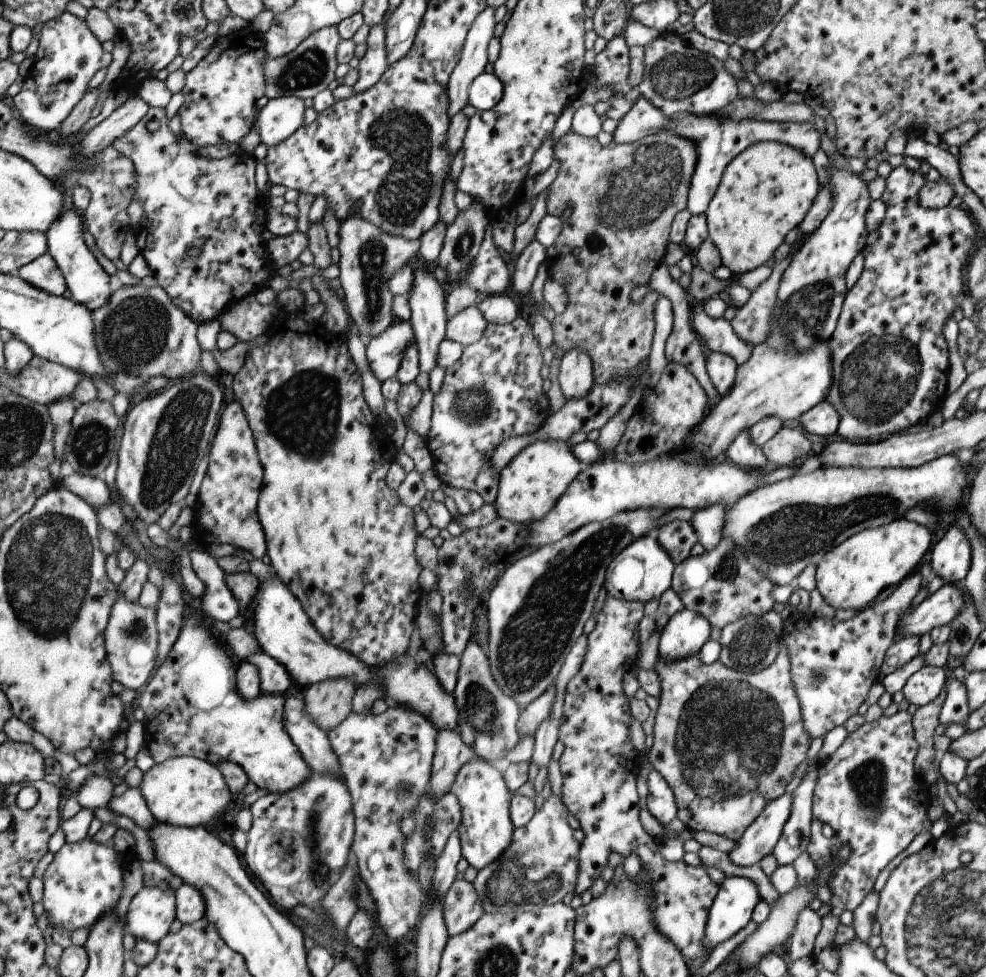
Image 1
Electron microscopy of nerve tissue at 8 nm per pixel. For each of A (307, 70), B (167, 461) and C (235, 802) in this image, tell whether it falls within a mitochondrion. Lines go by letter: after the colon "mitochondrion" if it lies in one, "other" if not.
A: mitochondrion
B: mitochondrion
C: other

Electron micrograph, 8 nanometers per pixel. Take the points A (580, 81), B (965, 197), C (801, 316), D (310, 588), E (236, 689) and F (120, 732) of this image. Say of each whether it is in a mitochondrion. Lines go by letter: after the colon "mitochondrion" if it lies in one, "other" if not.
A: other
B: other
C: mitochondrion
D: other
E: other
F: other

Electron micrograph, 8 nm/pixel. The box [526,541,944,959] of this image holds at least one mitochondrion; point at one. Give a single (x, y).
(723, 748)

